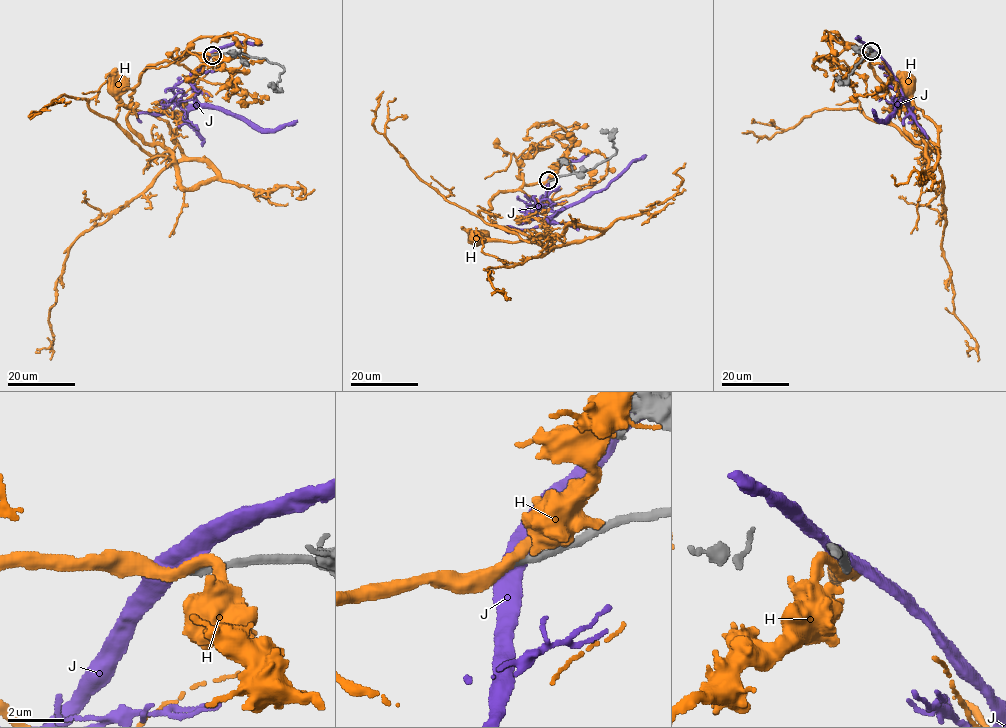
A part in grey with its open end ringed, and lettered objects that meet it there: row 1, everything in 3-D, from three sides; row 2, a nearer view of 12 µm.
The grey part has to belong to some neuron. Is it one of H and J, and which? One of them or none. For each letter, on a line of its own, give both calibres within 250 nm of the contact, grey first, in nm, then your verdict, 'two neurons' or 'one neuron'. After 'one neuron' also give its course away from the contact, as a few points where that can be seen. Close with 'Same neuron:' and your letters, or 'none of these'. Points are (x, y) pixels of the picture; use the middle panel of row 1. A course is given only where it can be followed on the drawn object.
H: 320/360 nm | one neuron | via (548, 180), (520, 190), (550, 204), (545, 219), (548, 234), (563, 244), (547, 248), (533, 239), (478, 238)
J: 320/480 nm | two neurons
Same neuron: H

